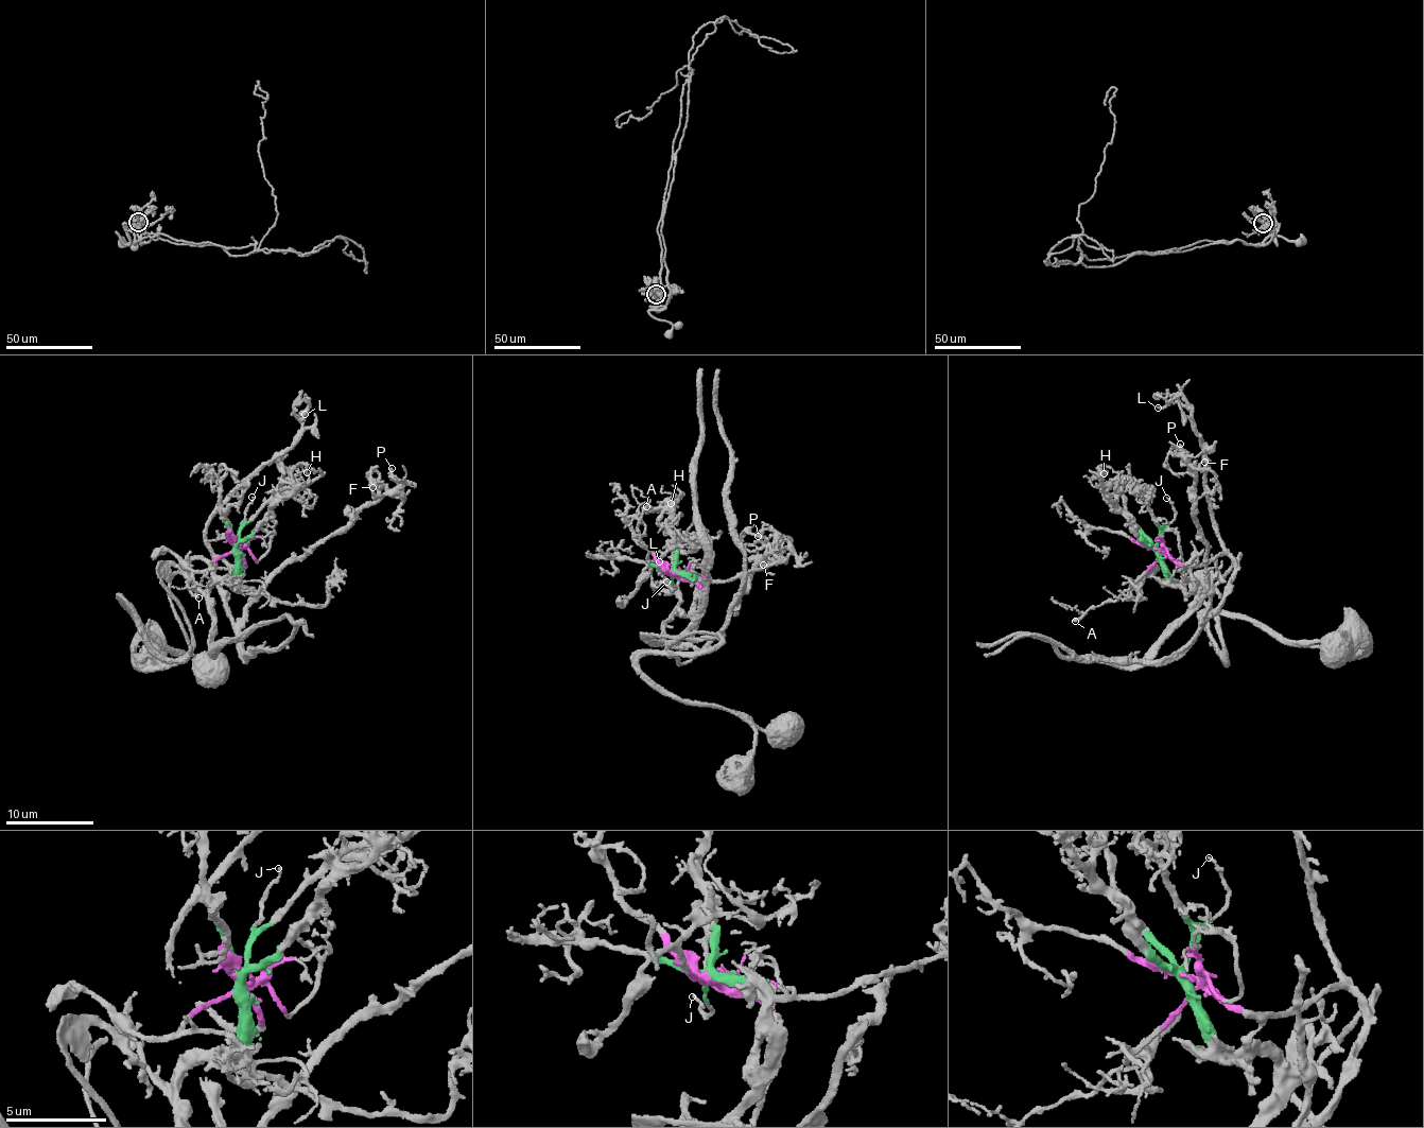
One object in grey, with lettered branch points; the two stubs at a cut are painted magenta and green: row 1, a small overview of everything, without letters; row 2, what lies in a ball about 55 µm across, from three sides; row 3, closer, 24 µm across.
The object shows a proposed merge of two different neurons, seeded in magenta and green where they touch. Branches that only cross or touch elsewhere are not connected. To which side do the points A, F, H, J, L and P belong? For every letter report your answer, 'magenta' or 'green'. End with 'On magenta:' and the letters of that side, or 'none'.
A: magenta
F: magenta
H: green
J: green
L: magenta
P: magenta
On magenta: A, F, L, P

